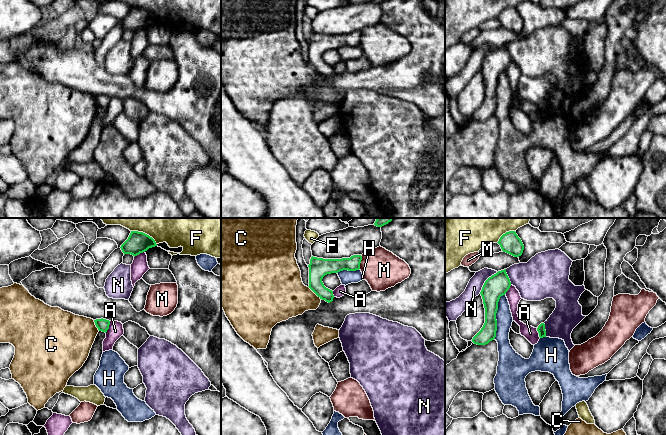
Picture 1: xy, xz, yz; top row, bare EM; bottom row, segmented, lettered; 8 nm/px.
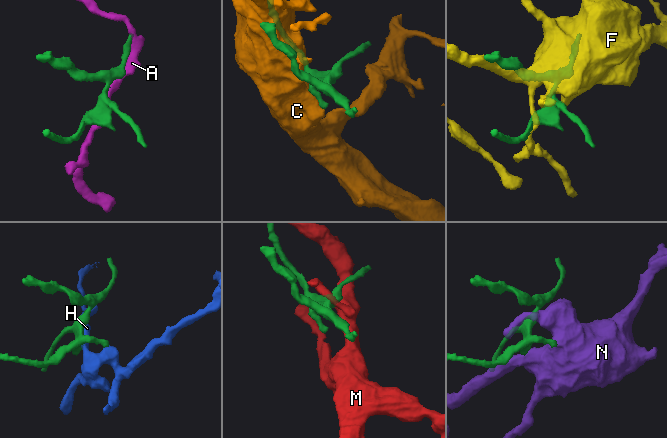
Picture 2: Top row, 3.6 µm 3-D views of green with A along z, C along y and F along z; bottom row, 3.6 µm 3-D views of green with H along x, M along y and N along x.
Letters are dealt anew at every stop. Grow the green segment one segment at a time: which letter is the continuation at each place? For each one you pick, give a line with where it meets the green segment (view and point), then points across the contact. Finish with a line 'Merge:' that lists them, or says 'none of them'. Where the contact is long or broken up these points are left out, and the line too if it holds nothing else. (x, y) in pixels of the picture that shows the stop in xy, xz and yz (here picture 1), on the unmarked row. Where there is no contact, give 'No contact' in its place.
Merge: none of them

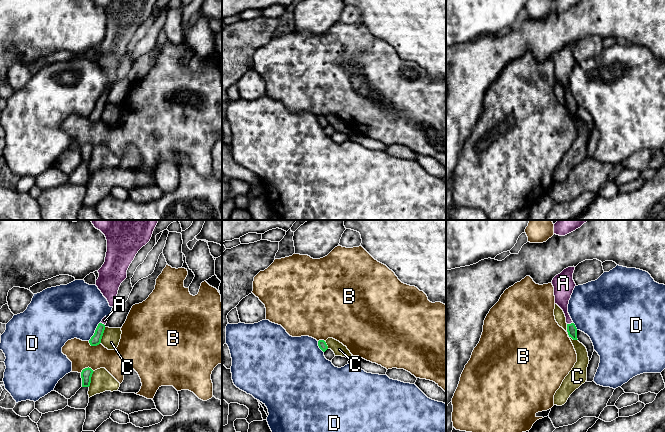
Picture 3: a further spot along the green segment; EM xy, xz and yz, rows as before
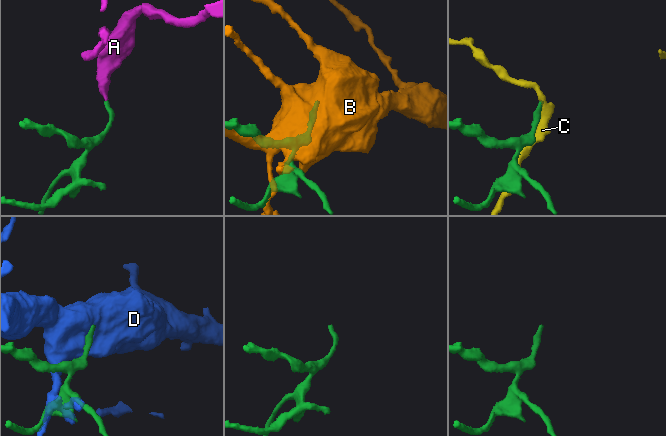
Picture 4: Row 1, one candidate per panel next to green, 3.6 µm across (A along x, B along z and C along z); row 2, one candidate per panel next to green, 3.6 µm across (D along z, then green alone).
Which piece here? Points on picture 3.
A: Touches green at yz (569, 100). Path across: yz (571, 104), (569, 100), (562, 78), (562, 70)
Merge: A

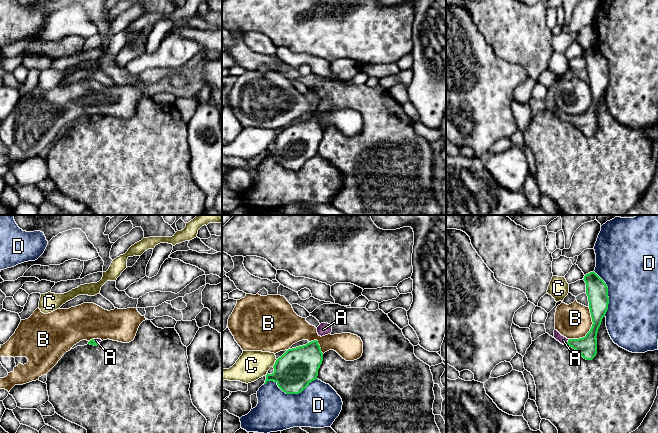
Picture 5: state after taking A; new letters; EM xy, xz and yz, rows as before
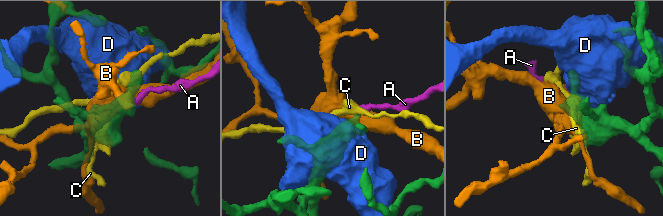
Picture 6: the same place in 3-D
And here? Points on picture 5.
A: Touches green at yz (567, 118). Path across: yz (587, 122), (567, 118), (563, 116)
Merge: A

